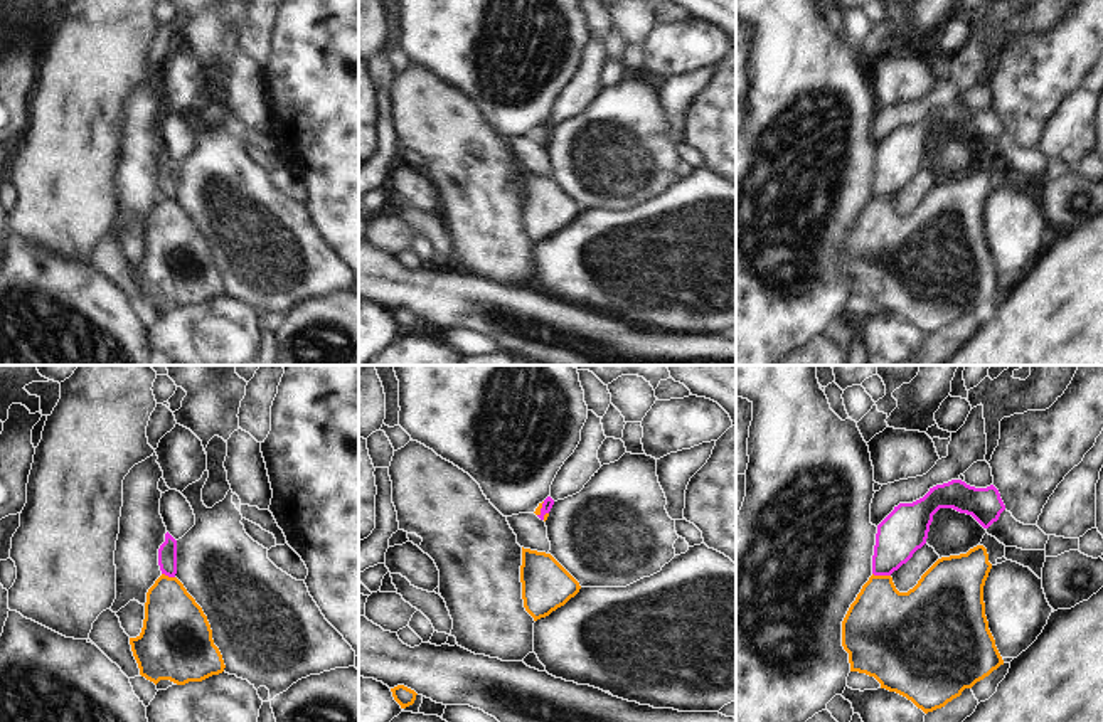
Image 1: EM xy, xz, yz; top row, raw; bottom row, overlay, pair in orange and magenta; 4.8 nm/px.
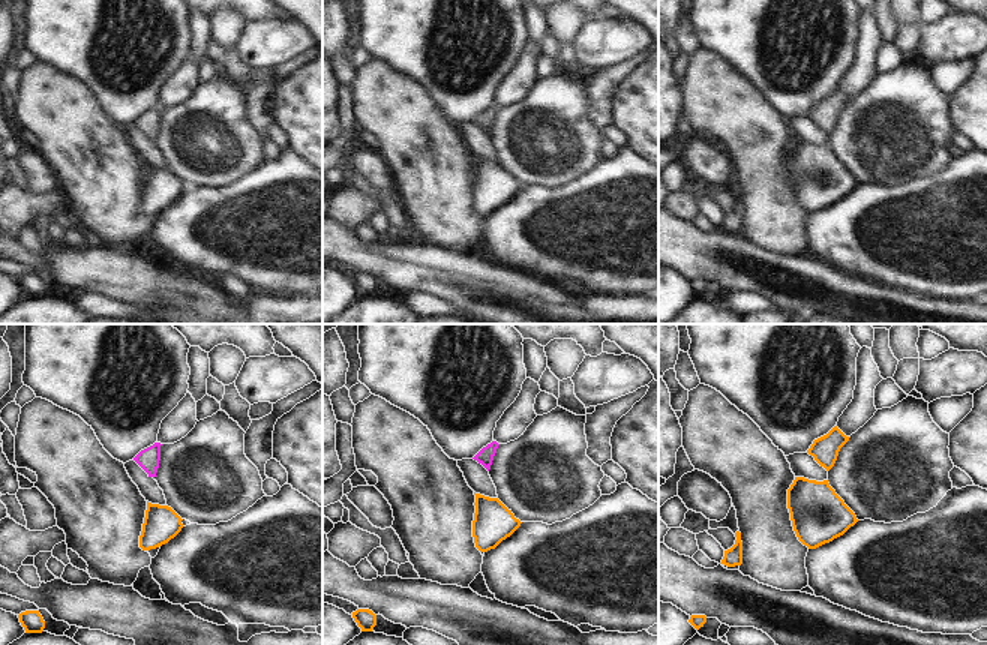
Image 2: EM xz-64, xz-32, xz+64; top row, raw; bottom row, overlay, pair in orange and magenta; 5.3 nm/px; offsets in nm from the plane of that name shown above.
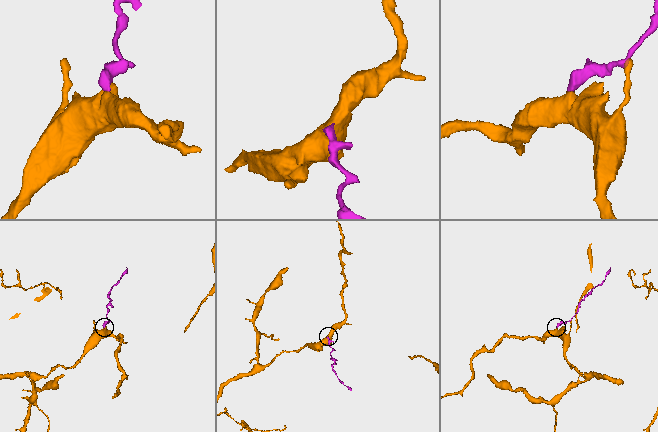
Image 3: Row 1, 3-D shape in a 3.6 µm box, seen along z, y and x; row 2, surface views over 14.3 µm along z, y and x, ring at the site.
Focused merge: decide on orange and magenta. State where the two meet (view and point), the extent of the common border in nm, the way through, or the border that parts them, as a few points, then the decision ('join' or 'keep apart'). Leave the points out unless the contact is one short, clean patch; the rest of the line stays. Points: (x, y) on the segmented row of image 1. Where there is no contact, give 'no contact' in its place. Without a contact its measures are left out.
yz (881, 576) | 90 nm | along yz (873, 573), (889, 576) | keep apart

